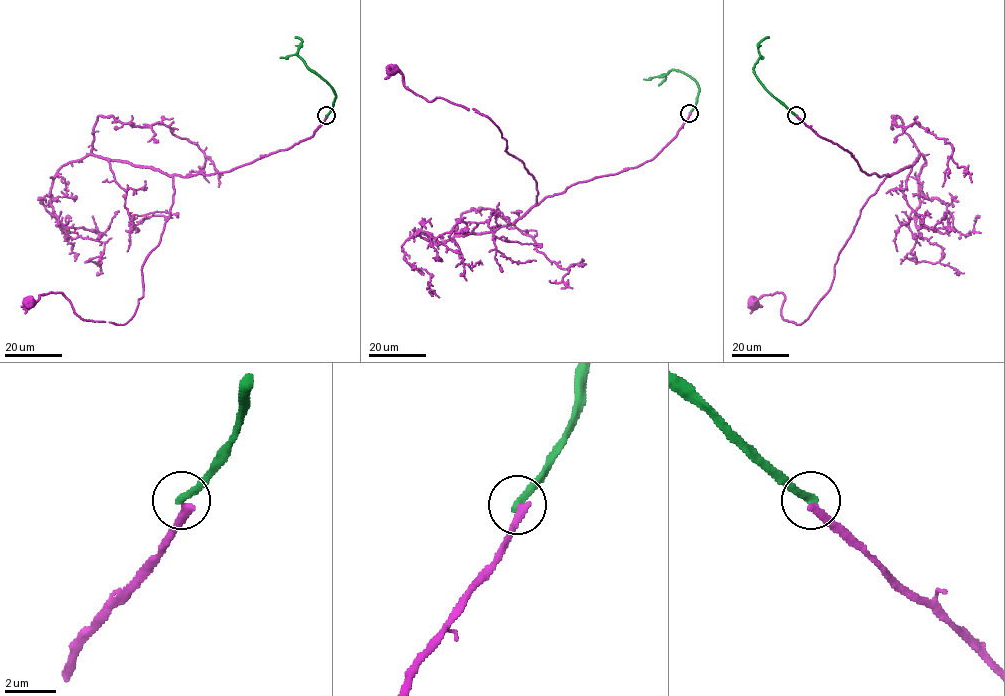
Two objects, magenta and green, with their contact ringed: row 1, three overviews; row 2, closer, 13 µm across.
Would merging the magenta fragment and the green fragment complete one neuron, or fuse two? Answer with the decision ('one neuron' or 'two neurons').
two neurons

